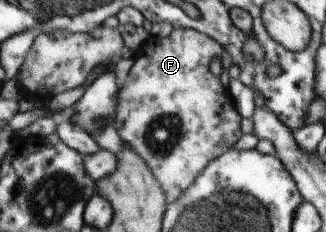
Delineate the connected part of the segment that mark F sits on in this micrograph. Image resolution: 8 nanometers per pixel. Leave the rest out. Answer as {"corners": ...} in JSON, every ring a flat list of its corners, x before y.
{"corners":[[173,29,166,38,153,37,144,44,124,88,119,88,115,128,125,143,134,148,150,166,158,185,165,192,166,203,174,203,180,198,206,164,218,154,226,153,226,148,232,148,242,136,238,128,240,116,234,110,226,88,208,70,212,56,220,60,222,53,222,46,206,34,192,29]]}

